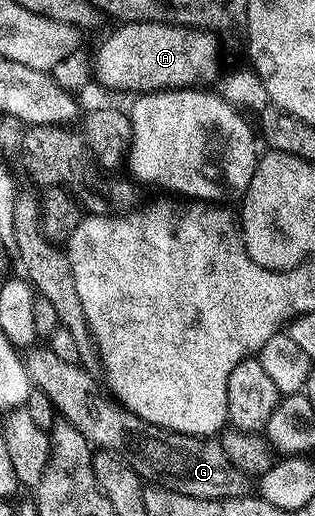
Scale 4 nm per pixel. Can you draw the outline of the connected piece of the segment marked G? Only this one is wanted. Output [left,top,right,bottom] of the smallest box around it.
[23,347,253,499]

